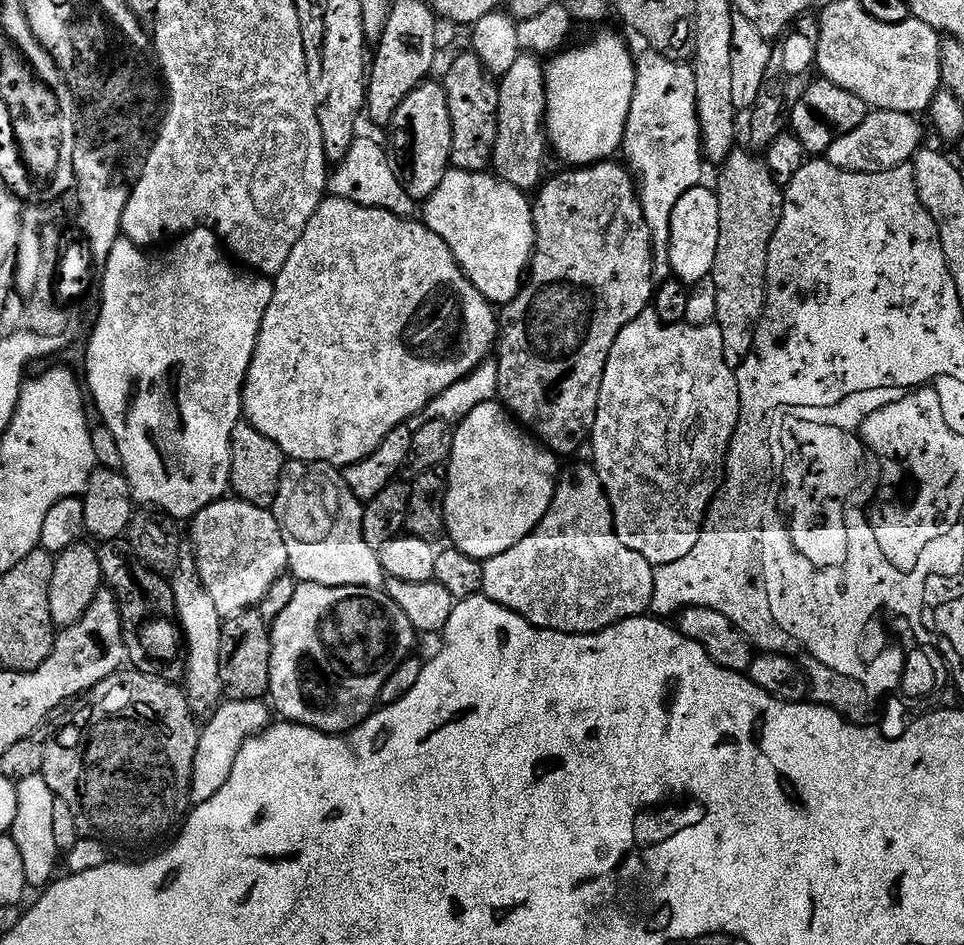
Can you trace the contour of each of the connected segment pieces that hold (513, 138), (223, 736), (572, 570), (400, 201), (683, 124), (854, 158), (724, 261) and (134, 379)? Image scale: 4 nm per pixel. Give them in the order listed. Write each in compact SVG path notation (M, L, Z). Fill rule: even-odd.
M521 54L514 66L499 77L498 87L498 138L494 142L492 168L495 175L507 184L521 190L535 189L541 183L544 172L544 148L546 152L546 82L545 65L535 55Z
M225 699L215 712L207 717L200 729L198 750L194 754L194 770L192 771L192 788L190 800L193 805L210 802L222 786L226 786L226 778L230 778L230 770L238 756L238 750L252 736L258 736L269 727L268 712L270 708L264 700L229 700Z
M578 467L582 468L572 468L569 472L567 469L567 471L559 477L556 493L550 502L550 510L546 510L542 522L538 522L538 526L530 533L530 535L526 538L522 538L522 542L510 546L510 550L506 550L494 558L483 561L483 595L488 596L494 602L498 602L498 606L502 606L506 610L510 610L514 614L526 618L526 622L530 622L536 628L549 628L551 632L569 632L572 636L589 636L592 632L601 632L610 626L621 624L624 620L629 620L635 616L645 615L652 606L654 578L656 577L656 574L654 566L650 562L646 562L646 558L642 558L642 554L634 554L634 550L622 546L622 538L618 538L618 534L614 530L614 518L612 517L612 507L608 501L608 495L604 493L604 487L598 478L595 467Z
M363 138L353 140L346 158L342 158L331 169L326 192L328 196L358 202L360 206L390 210L390 214L395 216L412 218L418 212L417 201L412 200L410 194L406 194L406 190L402 190L402 182L398 182L385 145L381 141L379 144L376 140L363 140Z
M649 48L644 52L636 60L635 90L621 153L639 182L640 202L651 230L653 283L659 286L672 276L668 228L674 206L686 191L703 183L705 161L691 65Z
M869 111L868 116L858 126L858 130L850 130L839 136L828 147L827 160L844 172L885 172L891 168L909 163L920 151L920 124L915 115L906 112Z
M733 150L719 165L720 177L714 183L718 198L718 254L711 277L717 291L715 323L722 330L722 350L726 362L737 369L748 359L754 334L764 313L768 293L768 243L778 230L784 209L784 193L774 182L767 163L755 151Z
M196 228L168 247L172 246L173 248L168 248L165 252L156 252L160 250L145 250L141 245L123 238L114 242L109 258L102 266L104 281L98 284L100 317L97 318L96 329L88 340L86 388L90 393L91 403L92 400L96 403L96 408L104 419L101 420L103 427L108 428L110 434L114 434L114 442L118 442L118 451L122 454L122 471L128 479L133 501L140 506L151 506L177 522L188 522L206 506L221 499L232 483L232 431L242 420L244 383L248 377L250 362L254 358L258 334L262 330L262 318L266 318L266 306L270 306L274 290L273 281L269 277L253 274L233 263L226 255L220 237L209 228Z

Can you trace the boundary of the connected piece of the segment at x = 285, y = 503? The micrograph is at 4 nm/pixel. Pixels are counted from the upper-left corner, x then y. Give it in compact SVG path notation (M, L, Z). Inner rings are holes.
M288 460L278 486L274 515L286 542L291 575L297 581L331 588L385 587L377 549L366 546L362 534L364 504L350 494L341 469Z

